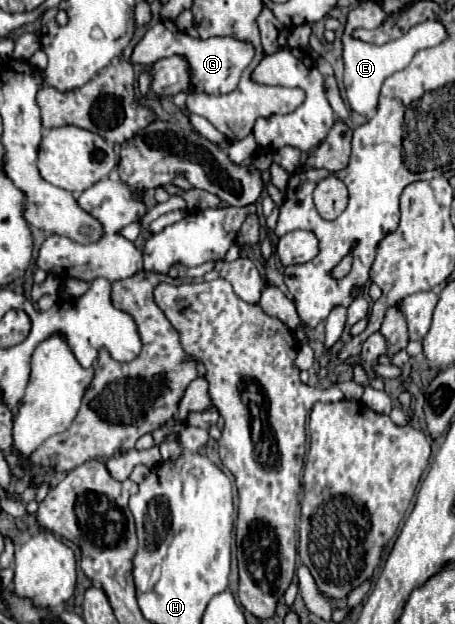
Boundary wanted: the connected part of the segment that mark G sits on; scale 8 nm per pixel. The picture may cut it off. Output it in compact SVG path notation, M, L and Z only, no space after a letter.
M160 20L134 46L130 60L133 63L150 66L160 58L168 58L174 54L186 58L186 62L188 62L190 86L186 88L186 92L228 94L238 86L240 74L244 72L244 68L250 64L250 60L254 56L254 48L250 48L250 44L242 44L240 40L230 40L230 36L228 38L210 38L210 40L192 38L192 36L180 32L172 20Z

